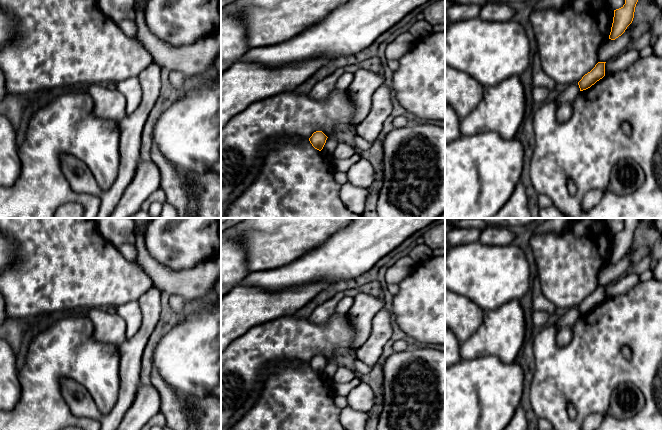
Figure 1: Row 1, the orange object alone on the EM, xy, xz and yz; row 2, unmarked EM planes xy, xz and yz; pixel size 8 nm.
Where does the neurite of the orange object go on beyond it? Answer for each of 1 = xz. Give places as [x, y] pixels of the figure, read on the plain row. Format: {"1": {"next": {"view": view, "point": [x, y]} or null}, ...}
{"1": {"next": null}}

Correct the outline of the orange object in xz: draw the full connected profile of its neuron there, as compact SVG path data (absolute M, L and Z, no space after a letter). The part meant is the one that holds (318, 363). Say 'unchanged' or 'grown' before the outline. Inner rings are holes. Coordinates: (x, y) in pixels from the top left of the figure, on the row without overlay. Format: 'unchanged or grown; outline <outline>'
unchanged; outline M316 355L309 362L309 365L315 373L321 375L326 367L327 362L328 361L322 355Z

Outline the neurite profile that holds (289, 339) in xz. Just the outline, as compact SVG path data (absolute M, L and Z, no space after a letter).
M334 313L325 325L313 323L309 318L297 318L294 314L278 318L255 326L232 341L221 352L221 430L225 430L234 412L244 404L248 393L258 386L259 378L273 365L279 363L309 363L316 355L322 355L327 361L338 359L345 352L356 353L352 342L356 329L348 314Z

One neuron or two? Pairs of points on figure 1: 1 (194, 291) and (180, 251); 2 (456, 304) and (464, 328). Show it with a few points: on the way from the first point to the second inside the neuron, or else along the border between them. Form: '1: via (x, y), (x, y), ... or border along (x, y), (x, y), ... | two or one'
1: border along (163, 264), (176, 271), (188, 270), (198, 265) | two
2: via (456, 310), (463, 318), (463, 322) | one

